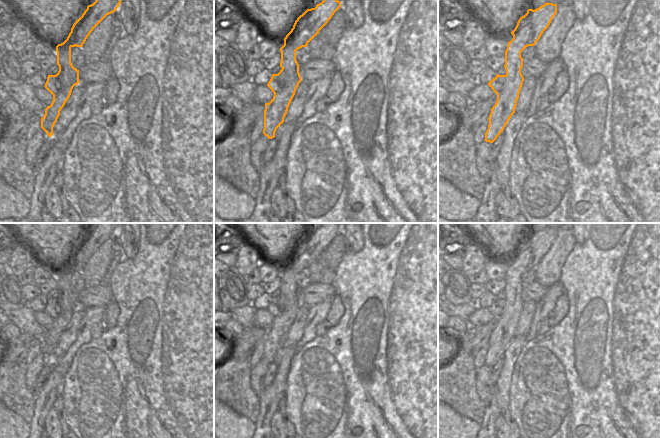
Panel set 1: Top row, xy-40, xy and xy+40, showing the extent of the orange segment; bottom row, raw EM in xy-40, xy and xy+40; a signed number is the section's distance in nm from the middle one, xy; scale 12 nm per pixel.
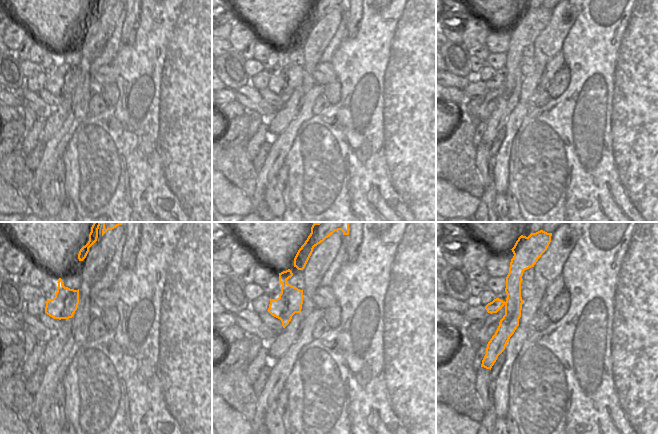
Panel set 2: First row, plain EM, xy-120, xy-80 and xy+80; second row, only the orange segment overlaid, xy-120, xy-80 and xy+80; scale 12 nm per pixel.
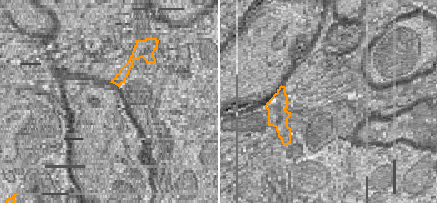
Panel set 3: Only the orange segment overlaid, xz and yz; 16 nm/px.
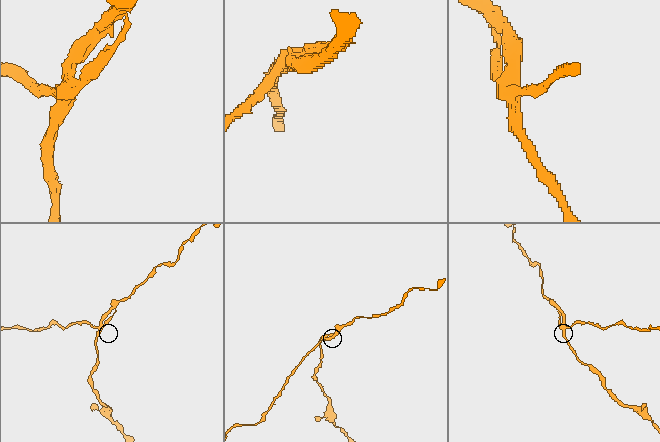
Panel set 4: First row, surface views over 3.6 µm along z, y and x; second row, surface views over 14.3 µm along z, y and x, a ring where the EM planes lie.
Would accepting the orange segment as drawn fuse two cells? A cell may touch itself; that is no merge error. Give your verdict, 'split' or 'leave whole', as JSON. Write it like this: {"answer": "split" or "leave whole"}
{"answer": "split"}

